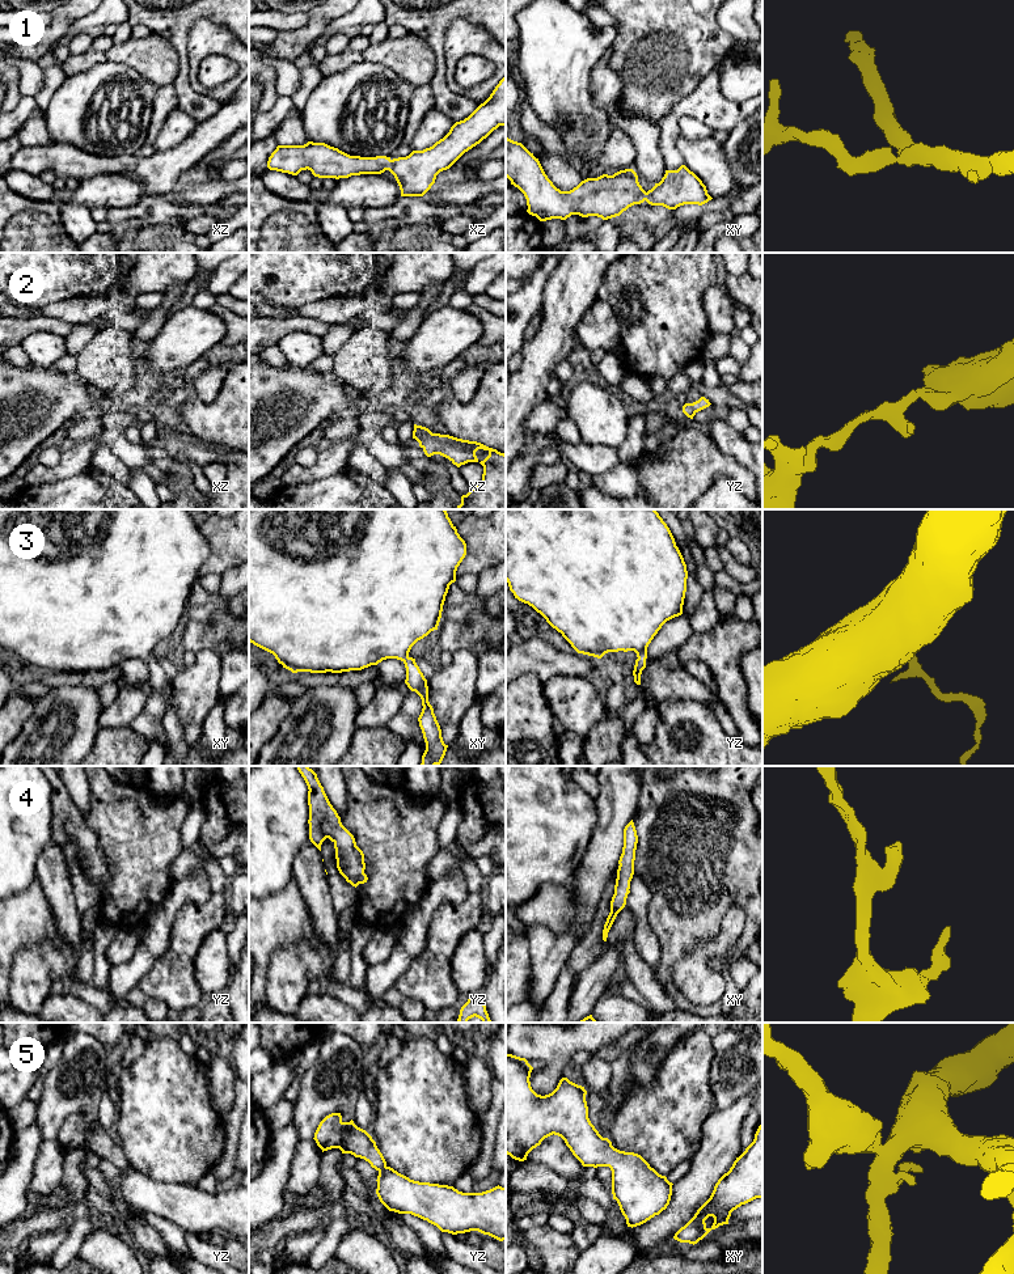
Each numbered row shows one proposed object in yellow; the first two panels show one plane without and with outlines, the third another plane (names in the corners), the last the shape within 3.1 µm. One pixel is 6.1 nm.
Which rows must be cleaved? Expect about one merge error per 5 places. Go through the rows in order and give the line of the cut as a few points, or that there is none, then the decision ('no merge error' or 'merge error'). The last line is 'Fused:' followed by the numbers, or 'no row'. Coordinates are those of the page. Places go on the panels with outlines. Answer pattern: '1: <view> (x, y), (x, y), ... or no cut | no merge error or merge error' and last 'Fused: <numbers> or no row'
1: no cut | no merge error
2: no cut | no merge error
3: no cut | no merge error
4: no cut | no merge error
5: no cut | no merge error
Fused: no row

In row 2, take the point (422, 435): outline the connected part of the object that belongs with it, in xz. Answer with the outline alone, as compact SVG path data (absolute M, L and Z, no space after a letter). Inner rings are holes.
M414 424L413 439L419 443L427 457L440 454L460 467L468 462L479 462L476 452L483 449L489 456L483 466L481 484L461 496L459 509L506 509L506 454L477 441L449 435L432 433L428 428Z

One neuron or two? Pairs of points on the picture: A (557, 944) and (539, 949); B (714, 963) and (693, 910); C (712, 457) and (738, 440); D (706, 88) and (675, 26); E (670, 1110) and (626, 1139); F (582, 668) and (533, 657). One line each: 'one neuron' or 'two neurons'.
A: one neuron
B: two neurons
C: two neurons
D: two neurons
E: one neuron
F: one neuron

